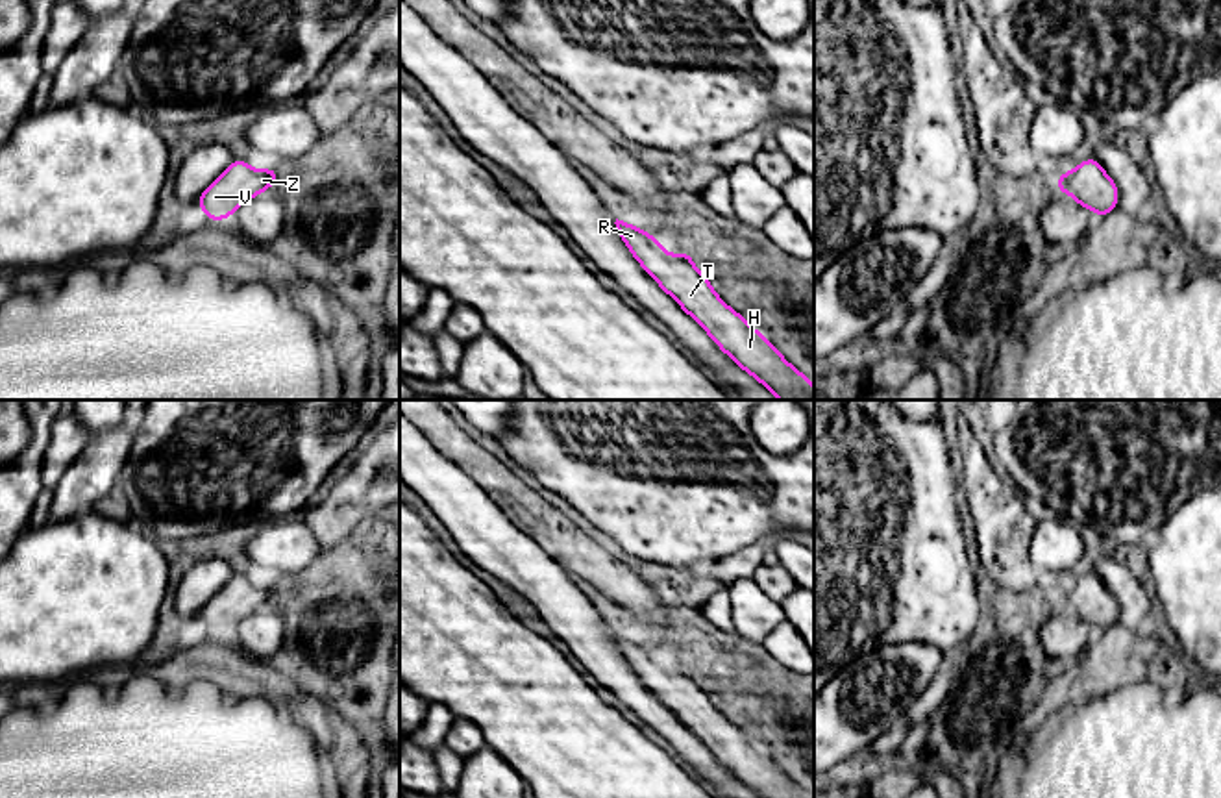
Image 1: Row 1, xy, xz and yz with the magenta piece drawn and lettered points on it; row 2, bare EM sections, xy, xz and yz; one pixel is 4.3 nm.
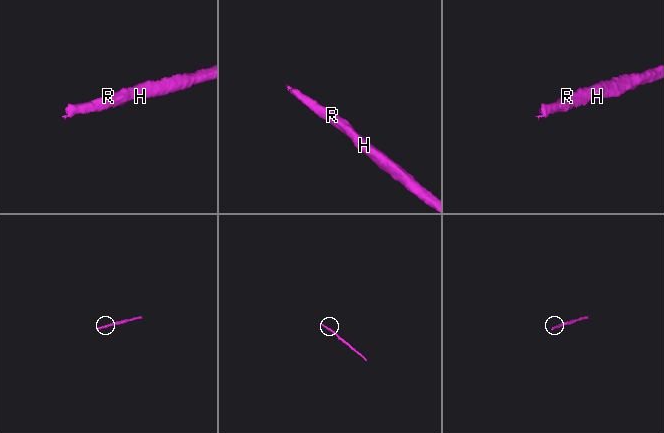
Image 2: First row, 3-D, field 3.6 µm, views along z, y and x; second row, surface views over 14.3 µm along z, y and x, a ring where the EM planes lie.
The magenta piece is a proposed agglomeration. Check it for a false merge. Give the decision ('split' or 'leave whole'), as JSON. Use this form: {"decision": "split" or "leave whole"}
{"decision": "leave whole"}

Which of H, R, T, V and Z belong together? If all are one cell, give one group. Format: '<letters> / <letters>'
H R T V Z

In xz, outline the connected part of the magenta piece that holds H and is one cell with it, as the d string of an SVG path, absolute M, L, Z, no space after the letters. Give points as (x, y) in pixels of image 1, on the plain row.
M616 633L616 644L642 683L688 728L740 783L760 798L810 798L781 767L731 724L690 668L672 670L655 652Z

